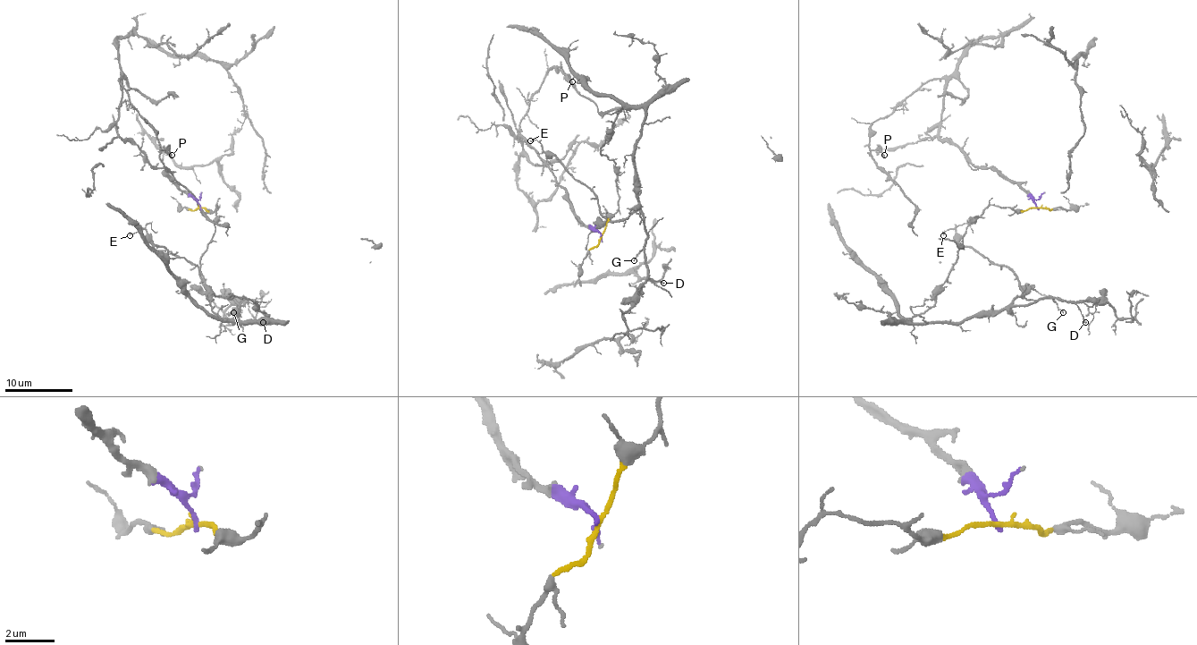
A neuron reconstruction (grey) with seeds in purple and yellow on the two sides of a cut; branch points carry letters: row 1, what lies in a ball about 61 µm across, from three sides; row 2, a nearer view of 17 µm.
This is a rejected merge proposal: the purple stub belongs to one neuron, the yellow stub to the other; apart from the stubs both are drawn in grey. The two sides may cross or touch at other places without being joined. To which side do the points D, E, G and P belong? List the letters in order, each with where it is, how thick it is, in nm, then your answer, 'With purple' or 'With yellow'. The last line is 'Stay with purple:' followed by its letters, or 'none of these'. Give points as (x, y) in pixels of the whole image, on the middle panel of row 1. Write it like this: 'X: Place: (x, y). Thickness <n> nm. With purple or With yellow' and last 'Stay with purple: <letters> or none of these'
D: Place: (663, 283). Thickness 140 nm. With yellow
E: Place: (530, 140). Thickness 110 nm. With yellow
G: Place: (634, 260). Thickness 80 nm. With yellow
P: Place: (572, 81). Thickness 180 nm. With purple
Stay with purple: P

